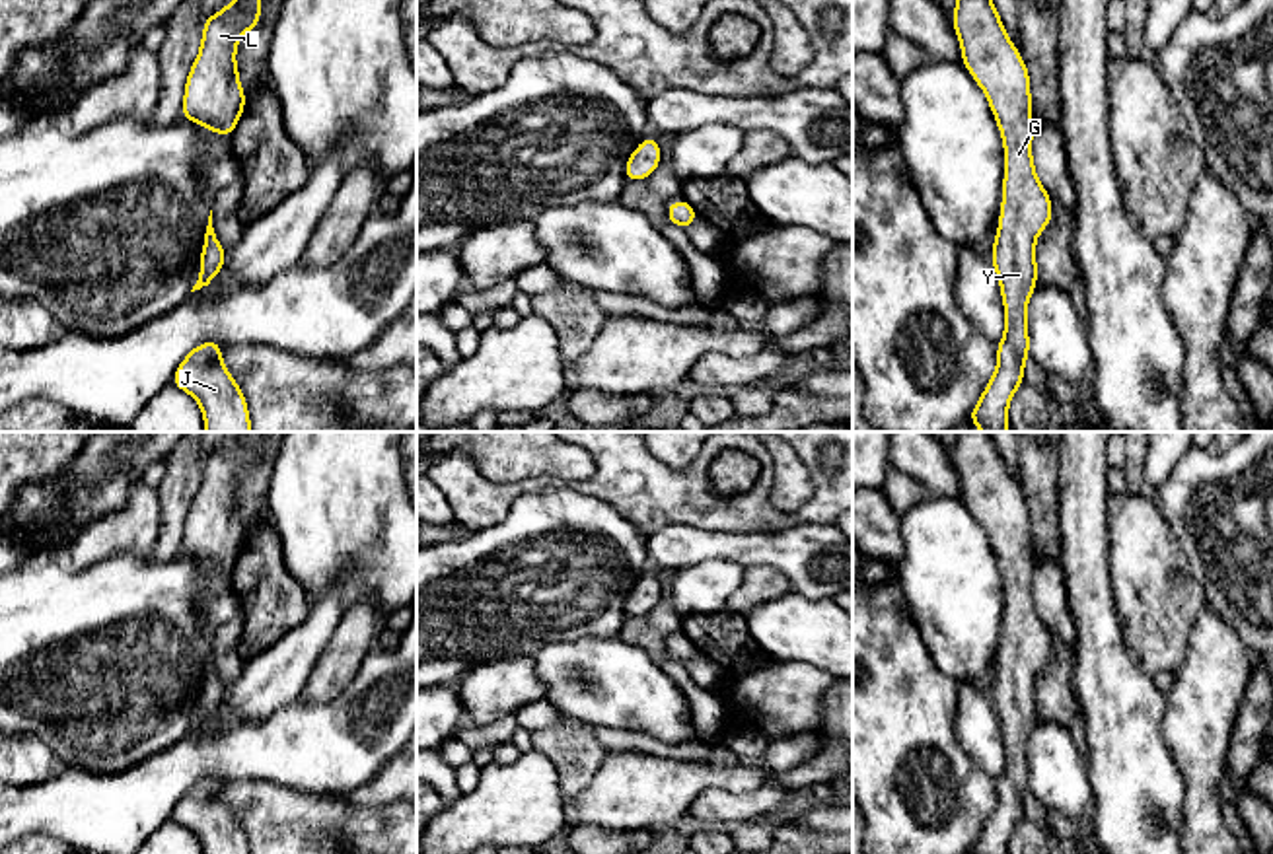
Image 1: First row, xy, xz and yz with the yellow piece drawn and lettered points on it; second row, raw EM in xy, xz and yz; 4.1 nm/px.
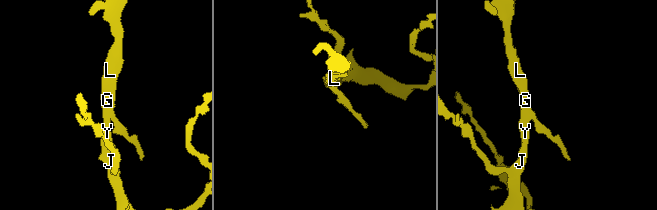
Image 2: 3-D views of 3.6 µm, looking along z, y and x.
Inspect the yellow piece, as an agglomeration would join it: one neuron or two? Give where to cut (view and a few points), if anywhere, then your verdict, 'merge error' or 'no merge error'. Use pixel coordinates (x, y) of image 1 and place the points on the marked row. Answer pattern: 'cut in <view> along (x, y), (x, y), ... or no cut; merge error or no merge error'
no cut; no merge error

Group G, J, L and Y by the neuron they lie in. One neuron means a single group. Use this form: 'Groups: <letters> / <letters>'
Groups: G J L Y

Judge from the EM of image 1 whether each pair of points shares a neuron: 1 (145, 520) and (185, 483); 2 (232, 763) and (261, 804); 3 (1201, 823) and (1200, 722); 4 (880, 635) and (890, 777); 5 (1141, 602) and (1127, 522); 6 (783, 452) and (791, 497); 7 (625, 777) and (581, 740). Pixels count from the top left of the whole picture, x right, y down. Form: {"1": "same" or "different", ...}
{"1": "different", "2": "different", "3": "same", "4": "same", "5": "same", "6": "same", "7": "different"}

